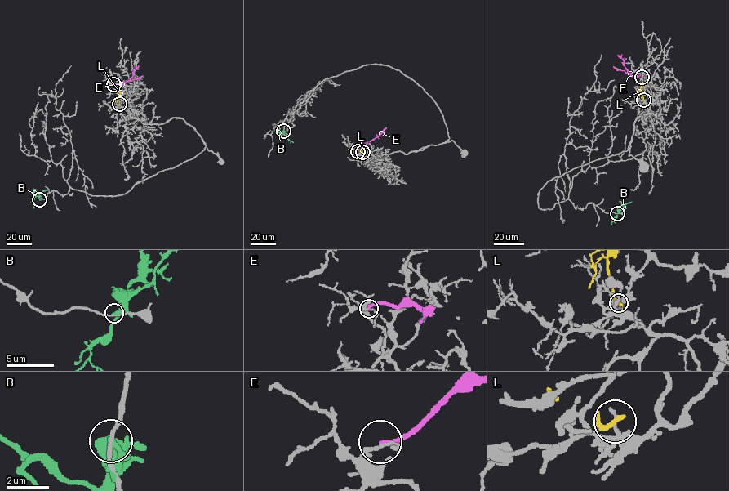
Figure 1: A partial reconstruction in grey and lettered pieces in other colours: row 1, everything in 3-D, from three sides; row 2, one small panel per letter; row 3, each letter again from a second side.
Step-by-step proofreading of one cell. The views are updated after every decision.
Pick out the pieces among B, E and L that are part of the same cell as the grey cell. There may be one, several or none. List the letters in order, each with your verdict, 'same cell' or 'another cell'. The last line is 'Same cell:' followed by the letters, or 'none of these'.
B: another cell
E: another cell
L: another cell
Same cell: none of these

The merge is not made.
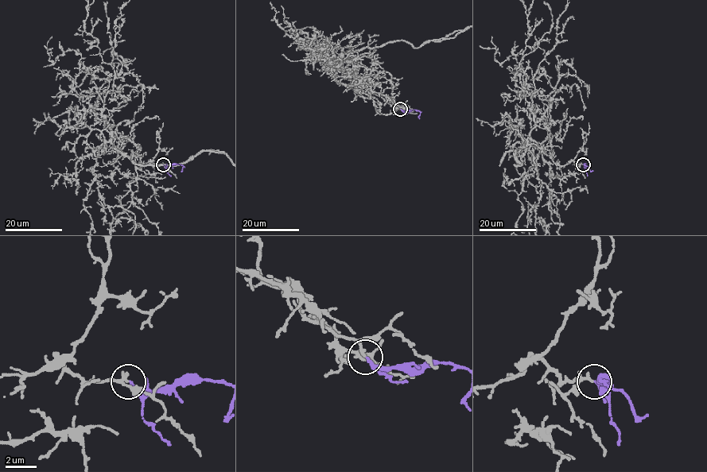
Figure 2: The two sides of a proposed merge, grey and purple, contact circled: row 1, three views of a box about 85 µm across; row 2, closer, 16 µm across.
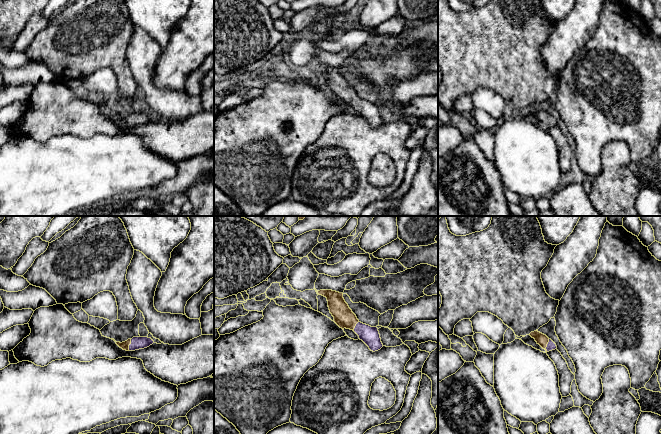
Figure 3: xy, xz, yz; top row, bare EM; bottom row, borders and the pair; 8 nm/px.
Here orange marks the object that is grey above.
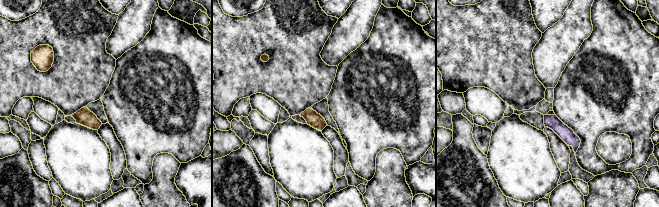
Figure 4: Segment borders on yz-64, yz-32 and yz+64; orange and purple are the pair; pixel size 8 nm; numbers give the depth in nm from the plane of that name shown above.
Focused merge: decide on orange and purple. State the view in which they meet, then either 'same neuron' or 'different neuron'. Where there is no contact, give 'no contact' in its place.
yz | same neuron

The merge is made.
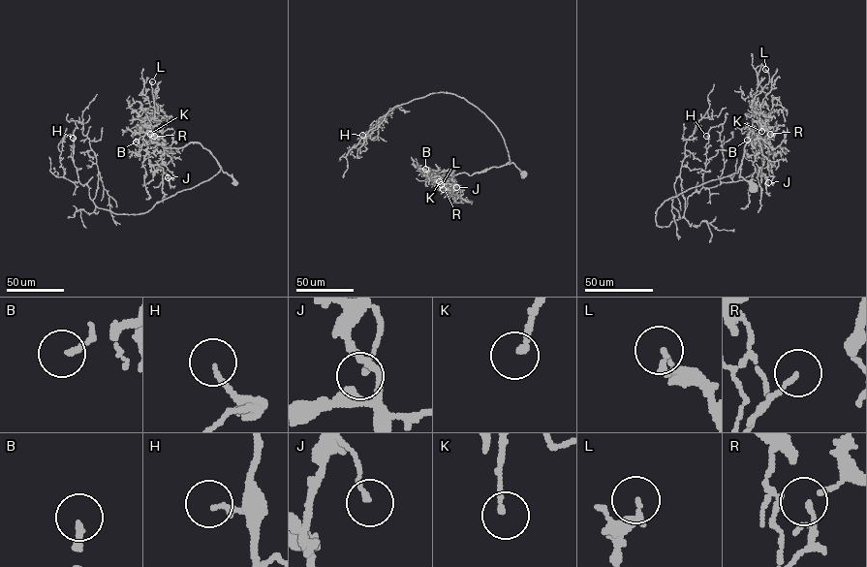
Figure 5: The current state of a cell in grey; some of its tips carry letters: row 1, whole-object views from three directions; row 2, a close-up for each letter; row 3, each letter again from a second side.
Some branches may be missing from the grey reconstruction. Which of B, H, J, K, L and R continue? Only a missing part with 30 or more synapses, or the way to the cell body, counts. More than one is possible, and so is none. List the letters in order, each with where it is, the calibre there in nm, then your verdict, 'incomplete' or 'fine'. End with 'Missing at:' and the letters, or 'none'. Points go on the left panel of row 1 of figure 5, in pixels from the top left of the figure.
B: at (136, 141); 180 nm thick; incomplete
H: at (73, 138); 170 nm thick; fine
J: at (168, 177); 130 nm thick; fine
K: at (150, 134); 150 nm thick; incomplete
L: at (152, 81); 160 nm thick; fine
R: at (154, 136); 140 nm thick; fine
Missing at: B, K

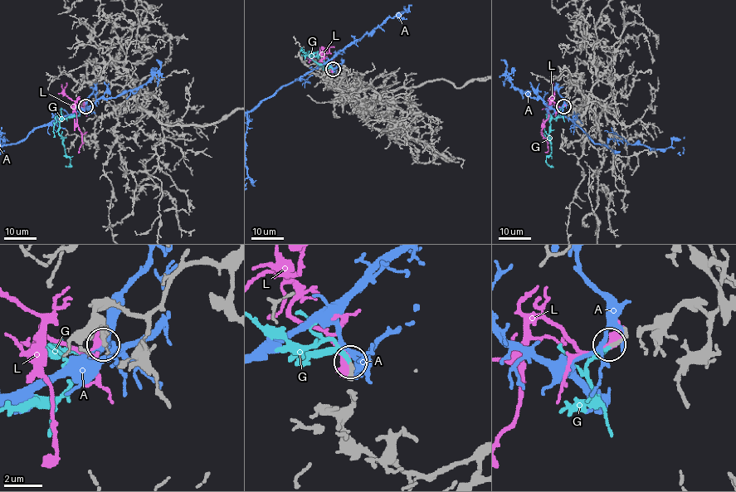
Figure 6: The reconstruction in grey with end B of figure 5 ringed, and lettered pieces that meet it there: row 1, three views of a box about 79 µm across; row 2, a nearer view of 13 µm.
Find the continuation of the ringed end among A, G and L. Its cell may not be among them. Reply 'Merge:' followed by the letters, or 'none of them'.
Merge: G

